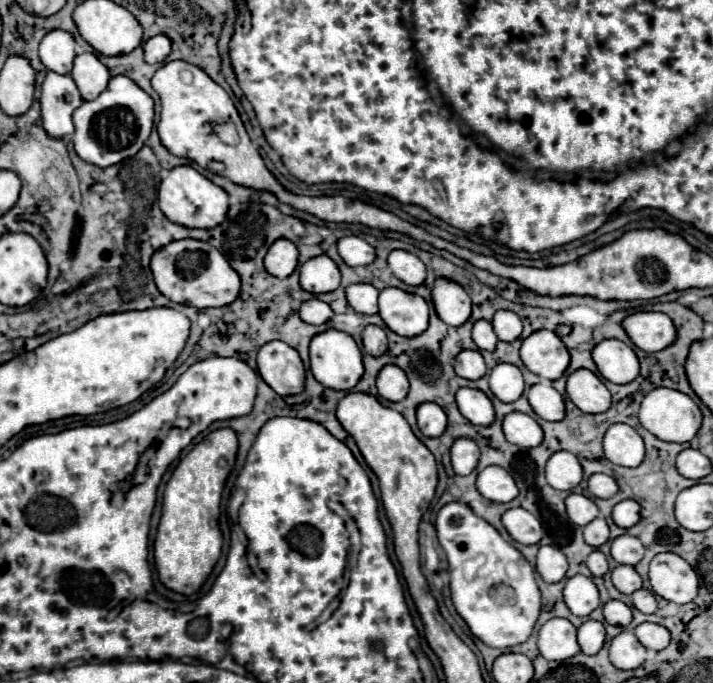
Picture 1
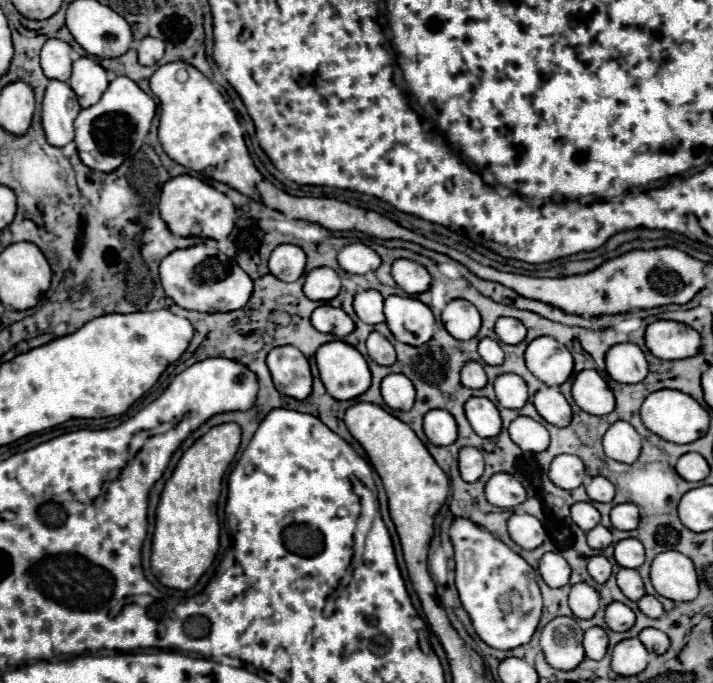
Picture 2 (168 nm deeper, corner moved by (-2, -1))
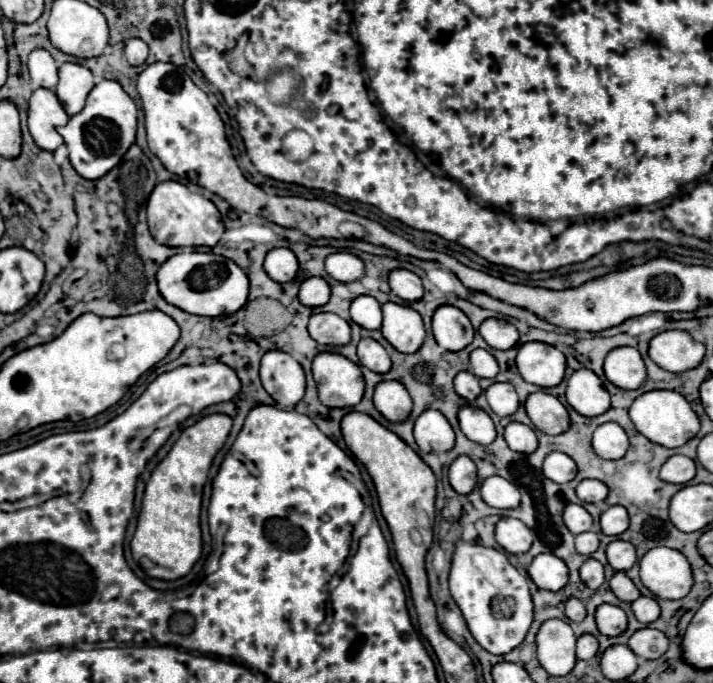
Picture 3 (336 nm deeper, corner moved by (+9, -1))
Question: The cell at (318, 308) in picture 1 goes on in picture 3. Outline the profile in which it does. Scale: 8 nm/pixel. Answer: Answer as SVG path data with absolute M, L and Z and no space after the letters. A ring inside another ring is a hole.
M335 313L311 315L309 333L321 345L347 345L351 341L349 323Z

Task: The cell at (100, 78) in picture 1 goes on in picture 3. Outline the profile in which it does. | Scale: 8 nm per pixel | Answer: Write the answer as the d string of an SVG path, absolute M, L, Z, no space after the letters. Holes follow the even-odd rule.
M63 63L59 67L59 83L55 87L55 95L59 97L65 113L73 117L85 107L85 99L93 89L93 73L77 63Z

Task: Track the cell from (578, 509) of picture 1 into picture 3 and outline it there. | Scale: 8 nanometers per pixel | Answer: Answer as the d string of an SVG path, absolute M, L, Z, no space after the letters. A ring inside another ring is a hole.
M567 505L565 507L565 513L563 513L563 521L567 525L567 529L573 533L573 535L579 535L579 533L585 533L591 529L591 515L581 507L581 505Z

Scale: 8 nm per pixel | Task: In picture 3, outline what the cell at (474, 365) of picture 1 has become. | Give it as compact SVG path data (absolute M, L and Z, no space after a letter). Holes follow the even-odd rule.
M461 371L457 377L455 377L455 391L457 395L461 395L465 401L475 401L481 393L481 387L479 387L479 381L475 375L471 375L469 371Z

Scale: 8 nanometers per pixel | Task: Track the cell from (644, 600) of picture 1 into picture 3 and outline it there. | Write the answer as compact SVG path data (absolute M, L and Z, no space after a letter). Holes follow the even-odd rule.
M639 597L637 601L631 603L631 607L633 607L633 613L635 613L637 621L647 623L647 625L653 623L661 615L659 603L655 599L651 599L651 597Z

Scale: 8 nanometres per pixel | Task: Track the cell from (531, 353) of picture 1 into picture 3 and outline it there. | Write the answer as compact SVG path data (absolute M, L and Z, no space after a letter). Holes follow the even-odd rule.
M525 343L517 353L517 369L527 383L555 387L565 377L565 355L547 343Z

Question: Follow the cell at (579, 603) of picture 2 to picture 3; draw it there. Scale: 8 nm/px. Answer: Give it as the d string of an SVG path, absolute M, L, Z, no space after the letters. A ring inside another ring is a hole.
M569 599L567 603L565 603L565 615L571 619L571 621L583 621L585 619L585 605L583 605L583 601L579 601L579 599Z

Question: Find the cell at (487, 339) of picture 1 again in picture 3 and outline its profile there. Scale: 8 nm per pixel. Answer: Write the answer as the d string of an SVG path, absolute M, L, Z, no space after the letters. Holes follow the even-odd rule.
M475 349L471 353L471 369L469 369L475 377L485 377L485 379L495 379L499 373L497 361L495 357L485 351L485 349Z

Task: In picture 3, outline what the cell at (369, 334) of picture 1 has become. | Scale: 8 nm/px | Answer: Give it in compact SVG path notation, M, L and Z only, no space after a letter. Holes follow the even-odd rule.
M361 339L357 347L357 357L363 367L371 369L373 373L387 373L391 369L391 359L387 351L373 339Z

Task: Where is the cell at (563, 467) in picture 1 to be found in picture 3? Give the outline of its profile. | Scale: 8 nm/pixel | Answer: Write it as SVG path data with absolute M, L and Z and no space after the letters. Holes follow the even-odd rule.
M555 451L545 457L543 473L547 479L551 479L555 483L569 483L577 475L577 465L569 455Z

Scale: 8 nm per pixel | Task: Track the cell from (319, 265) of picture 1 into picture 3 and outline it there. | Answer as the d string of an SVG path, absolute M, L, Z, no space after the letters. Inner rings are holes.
M309 277L301 283L299 299L305 307L323 307L329 301L329 285L321 277Z

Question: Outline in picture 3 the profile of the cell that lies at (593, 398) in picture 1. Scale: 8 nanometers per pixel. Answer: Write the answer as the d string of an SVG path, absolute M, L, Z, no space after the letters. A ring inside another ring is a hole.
M579 369L571 375L565 395L569 405L585 417L597 417L611 407L609 391L603 387L603 381L589 369Z

